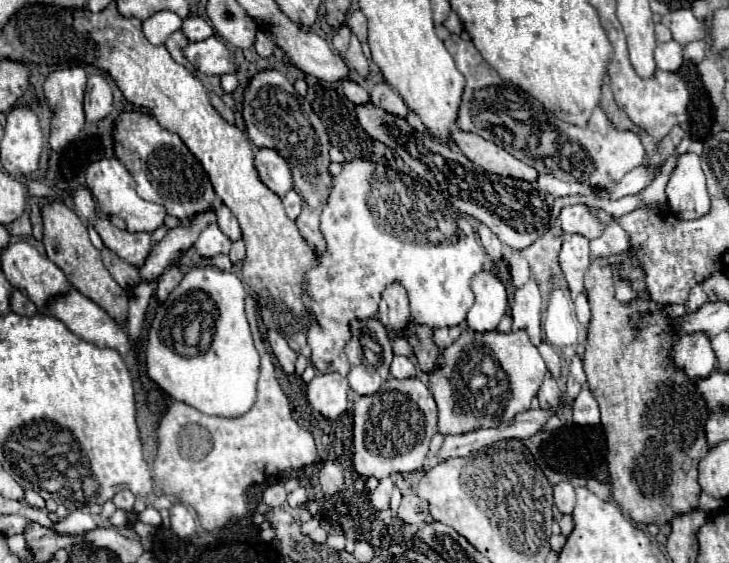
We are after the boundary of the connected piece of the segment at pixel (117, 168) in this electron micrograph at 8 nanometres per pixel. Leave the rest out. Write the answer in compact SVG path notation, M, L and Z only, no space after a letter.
M102 158L102 160L92 162L86 168L86 186L94 194L100 210L108 216L120 216L126 222L128 232L154 232L158 226L164 224L166 210L160 204L142 200L136 194L136 182L132 174L118 158Z

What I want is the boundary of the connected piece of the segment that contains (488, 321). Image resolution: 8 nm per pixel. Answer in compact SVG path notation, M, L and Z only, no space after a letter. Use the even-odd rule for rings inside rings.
M480 272L472 280L472 290L476 294L476 302L466 316L466 324L474 332L496 330L508 306L504 284L492 272Z

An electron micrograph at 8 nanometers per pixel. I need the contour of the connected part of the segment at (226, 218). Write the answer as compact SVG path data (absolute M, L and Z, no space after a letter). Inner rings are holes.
M222 204L220 208L218 208L218 226L220 226L220 230L232 240L232 242L236 242L236 240L240 240L240 226L238 226L238 220L236 220L236 216Z

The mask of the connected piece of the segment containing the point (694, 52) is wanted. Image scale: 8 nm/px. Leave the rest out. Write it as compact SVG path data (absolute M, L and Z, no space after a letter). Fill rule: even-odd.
M696 40L696 42L690 42L688 46L684 46L684 58L688 62L702 62L706 56L706 42L704 40Z

